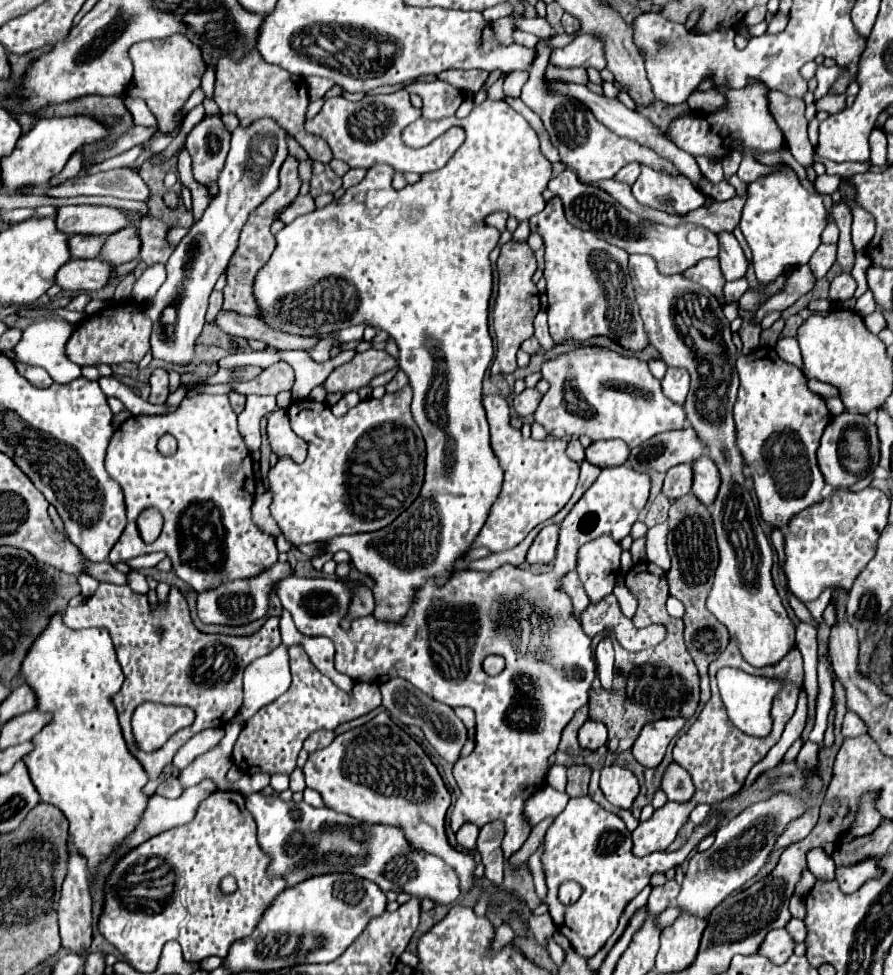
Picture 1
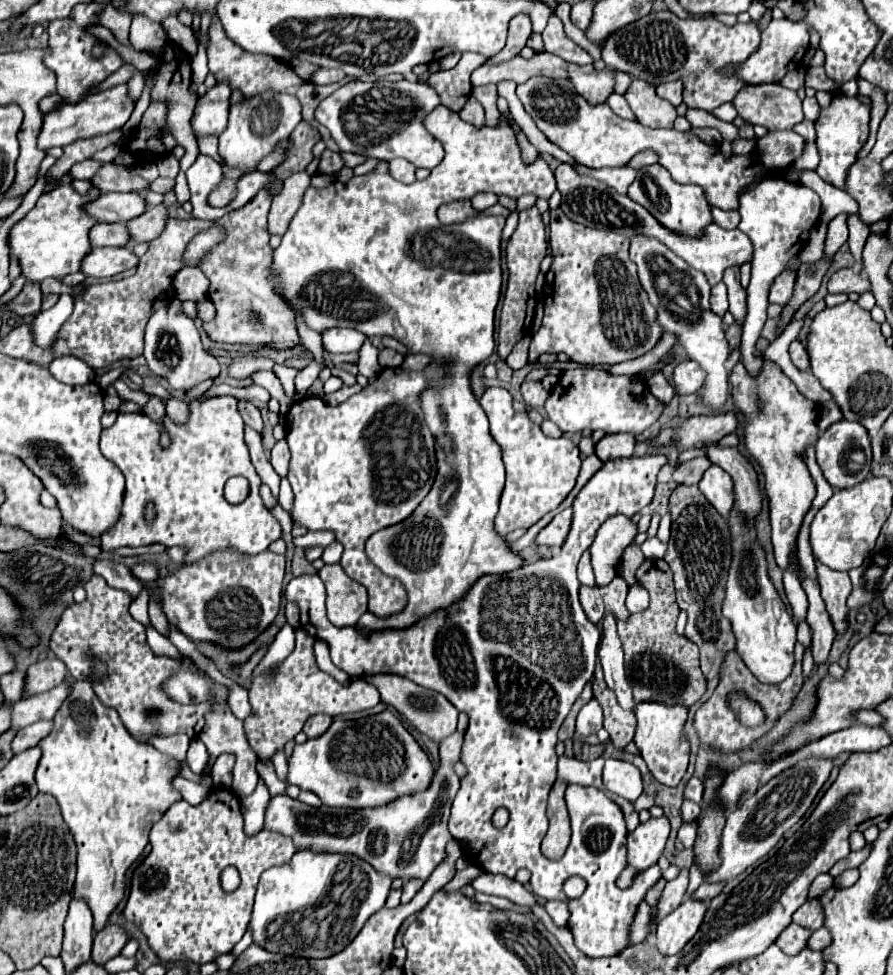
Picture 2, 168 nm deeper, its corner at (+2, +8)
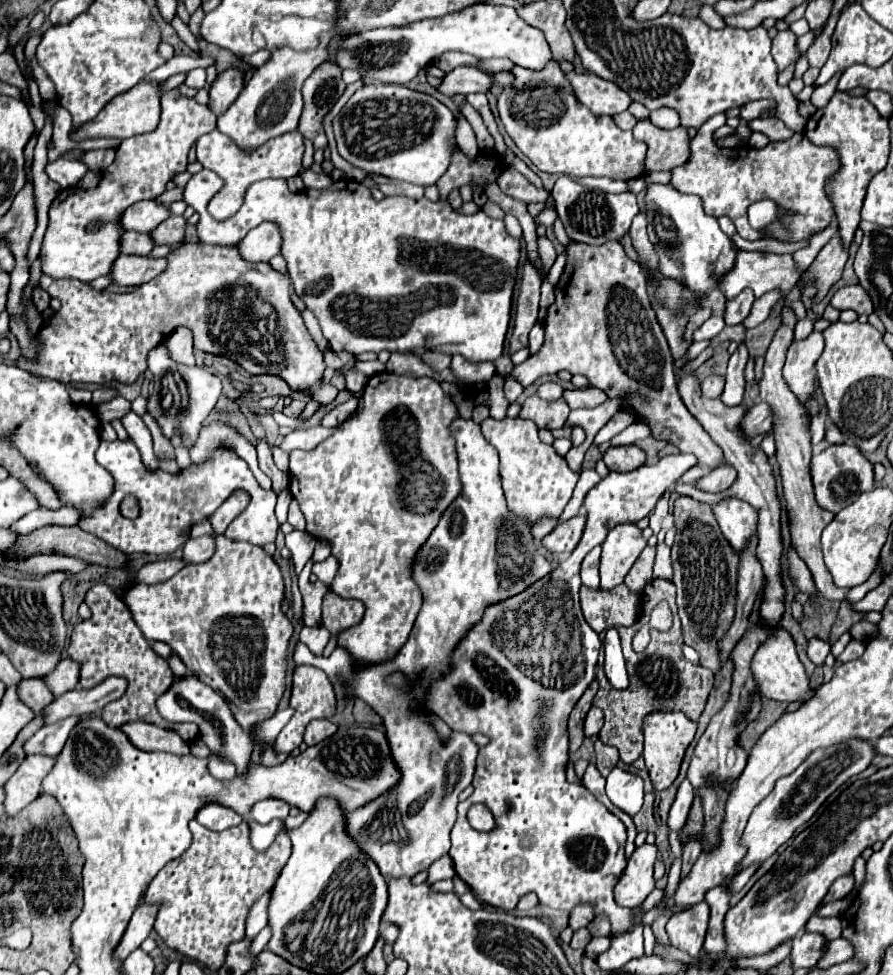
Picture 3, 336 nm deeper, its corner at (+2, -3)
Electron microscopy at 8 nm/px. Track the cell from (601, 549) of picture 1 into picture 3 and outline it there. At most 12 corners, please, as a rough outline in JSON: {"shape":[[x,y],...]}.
{"shape":[[638,525],[602,543],[600,587],[620,585],[646,547]]}

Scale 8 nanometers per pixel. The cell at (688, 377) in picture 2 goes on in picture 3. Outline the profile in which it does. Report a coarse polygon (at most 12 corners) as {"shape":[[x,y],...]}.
{"shape":[[708,375],[702,391],[710,399],[724,391],[724,375]]}

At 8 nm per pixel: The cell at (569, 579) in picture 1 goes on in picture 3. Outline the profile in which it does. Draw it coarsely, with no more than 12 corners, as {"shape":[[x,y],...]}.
{"shape":[[594,547],[582,561],[582,583],[598,589],[600,547]]}

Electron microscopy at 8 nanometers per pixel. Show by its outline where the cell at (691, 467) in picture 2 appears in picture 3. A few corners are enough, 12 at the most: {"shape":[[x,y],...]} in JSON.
{"shape":[[728,463],[704,475],[696,487],[710,493],[726,491],[736,481]]}

